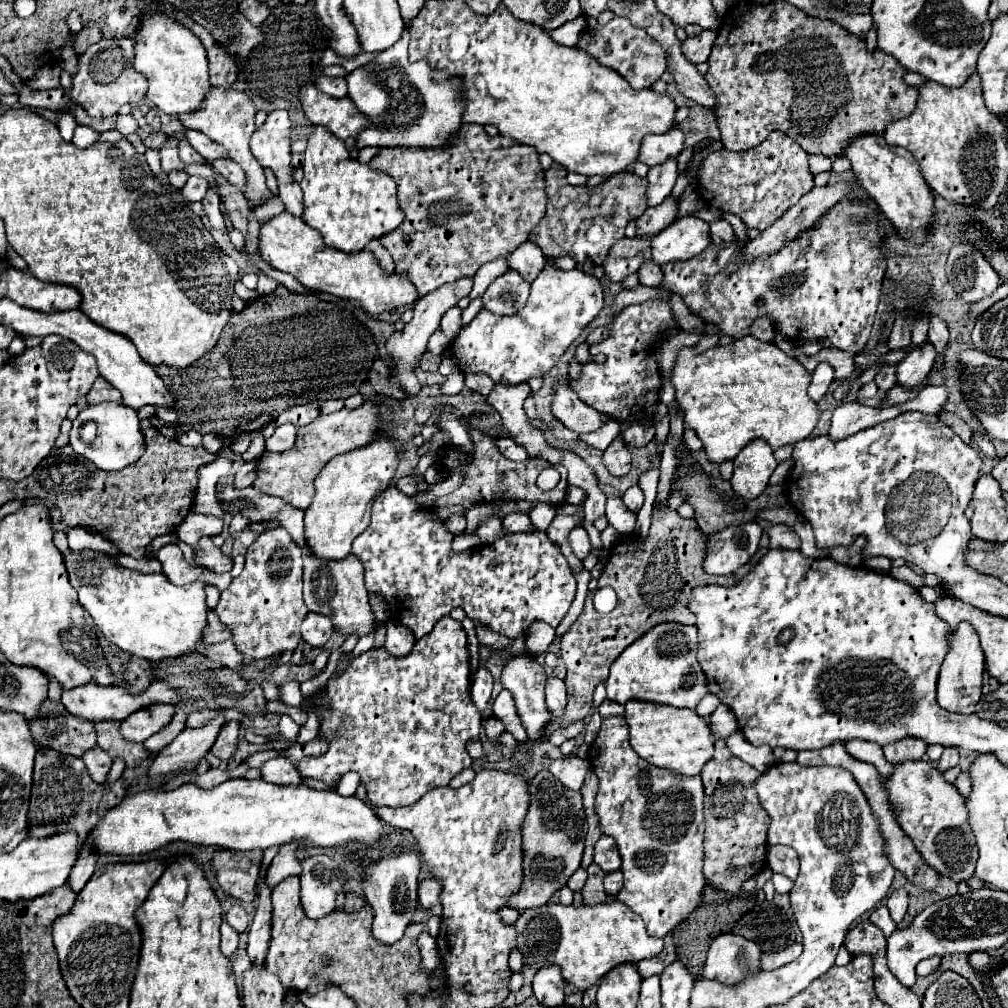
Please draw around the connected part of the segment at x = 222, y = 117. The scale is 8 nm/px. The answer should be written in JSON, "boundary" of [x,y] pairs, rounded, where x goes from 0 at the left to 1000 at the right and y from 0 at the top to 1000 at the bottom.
{"boundary":[[[210,87],[210,91],[206,91],[204,95],[204,101],[202,105],[196,109],[196,111],[190,111],[190,113],[181,113],[179,115],[179,121],[185,125],[185,127],[190,127],[190,129],[198,129],[202,131],[208,139],[220,143],[228,157],[238,163],[238,167],[244,171],[244,183],[240,185],[240,192],[244,194],[246,200],[252,200],[252,202],[264,202],[268,200],[270,196],[270,190],[268,187],[264,185],[264,177],[262,177],[262,169],[260,165],[256,163],[256,159],[252,159],[250,151],[248,151],[248,135],[250,131],[254,129],[254,123],[252,123],[252,115],[254,115],[254,107],[252,107],[252,101],[248,99],[248,95],[240,89],[232,89],[232,87]]]}

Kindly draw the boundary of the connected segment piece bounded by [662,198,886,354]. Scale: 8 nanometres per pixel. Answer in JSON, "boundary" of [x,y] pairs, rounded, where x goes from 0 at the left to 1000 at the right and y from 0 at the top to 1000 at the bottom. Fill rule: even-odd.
{"boundary":[[[851,196],[833,198],[810,220],[806,228],[796,230],[790,238],[780,242],[768,254],[750,256],[742,262],[732,264],[732,254],[738,244],[736,240],[718,246],[706,242],[706,246],[700,246],[700,250],[696,250],[688,258],[665,260],[657,264],[659,270],[657,284],[667,292],[675,292],[683,302],[683,306],[688,312],[692,312],[698,319],[710,319],[716,331],[736,335],[744,331],[742,325],[748,315],[762,313],[766,321],[790,341],[804,335],[808,337],[823,335],[825,343],[849,351],[859,343],[863,335],[867,312],[873,298],[875,276],[879,270],[879,258],[871,246],[875,234],[877,234],[875,222],[871,220],[871,216],[867,216],[865,206],[861,206]],[[754,298],[758,300],[758,304],[752,304]]]}

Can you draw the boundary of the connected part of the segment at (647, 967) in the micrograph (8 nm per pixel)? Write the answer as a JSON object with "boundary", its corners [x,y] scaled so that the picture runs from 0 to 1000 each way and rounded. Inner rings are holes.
{"boundary":[[[663,927],[663,929],[659,931],[659,942],[657,942],[653,948],[645,950],[645,952],[635,952],[631,958],[633,958],[633,964],[635,964],[639,970],[643,970],[643,968],[647,968],[647,966],[657,964],[667,952],[671,952],[671,942],[669,942],[667,929]]]}

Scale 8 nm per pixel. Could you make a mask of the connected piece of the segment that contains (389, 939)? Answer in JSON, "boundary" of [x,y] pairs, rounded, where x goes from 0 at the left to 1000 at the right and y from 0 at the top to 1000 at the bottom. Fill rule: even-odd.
{"boundary":[[[399,843],[395,847],[383,849],[375,853],[375,857],[363,863],[363,877],[361,877],[361,891],[365,899],[371,903],[369,913],[369,927],[379,937],[391,937],[401,929],[403,919],[409,915],[415,899],[413,881],[415,881],[415,865],[417,865],[417,851],[411,843]]]}

